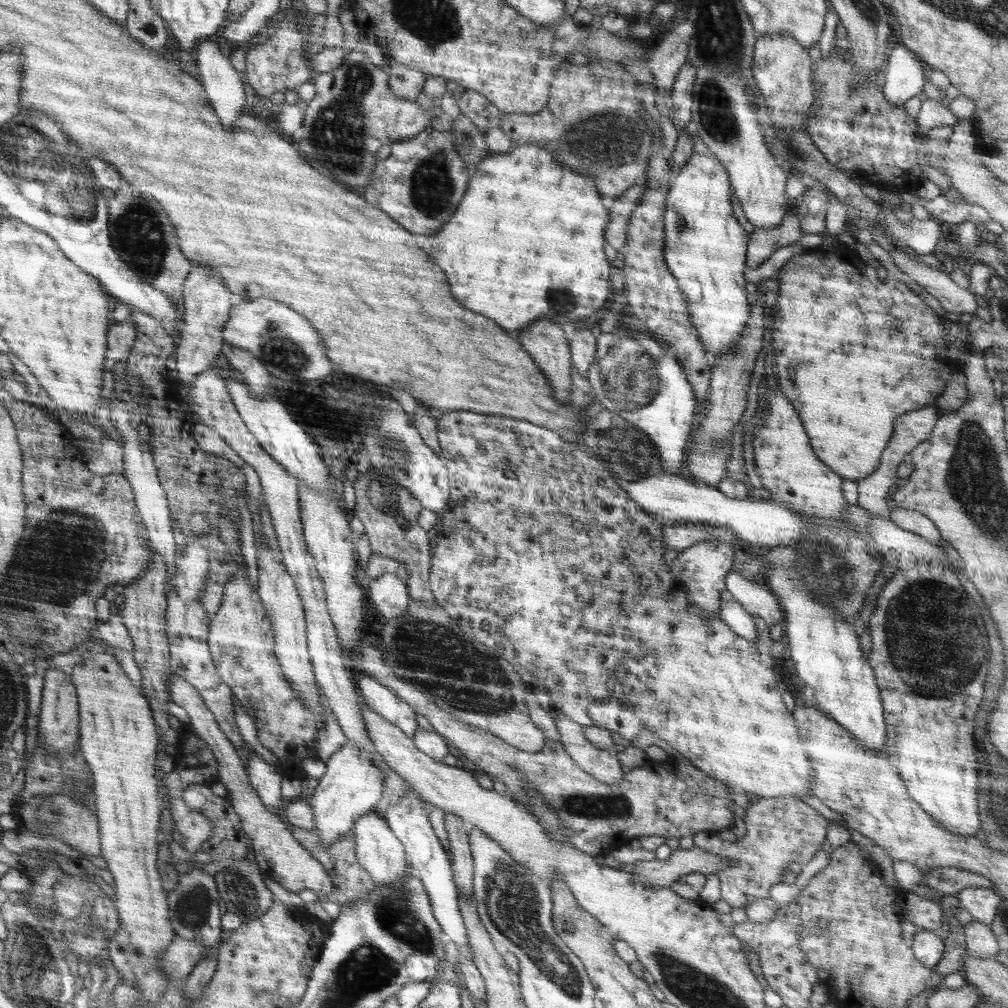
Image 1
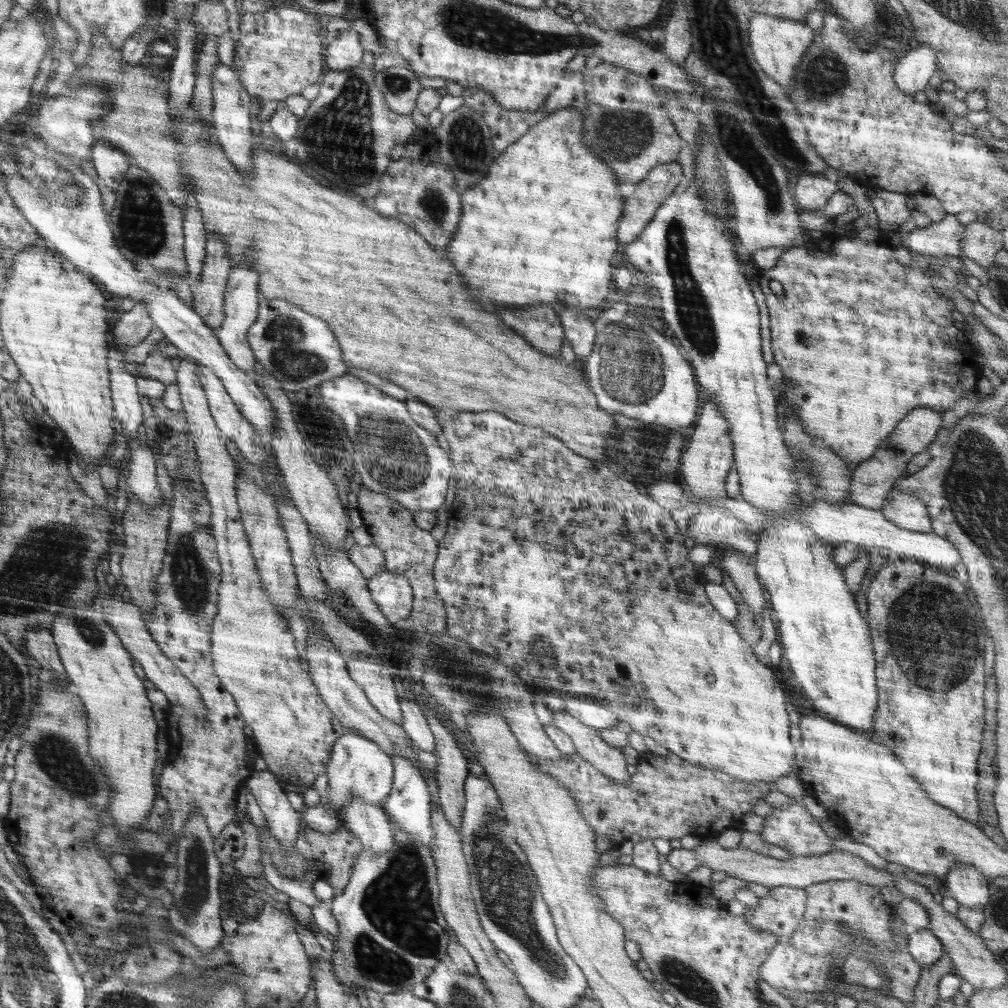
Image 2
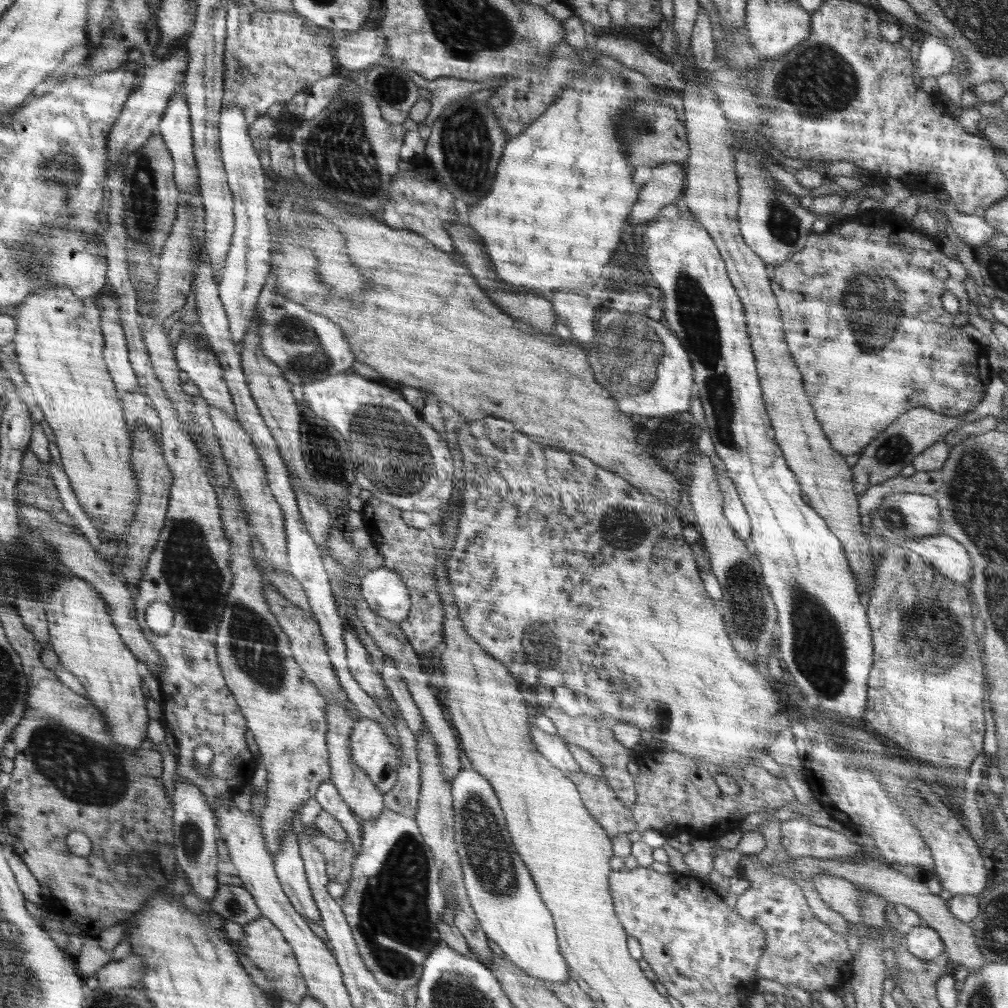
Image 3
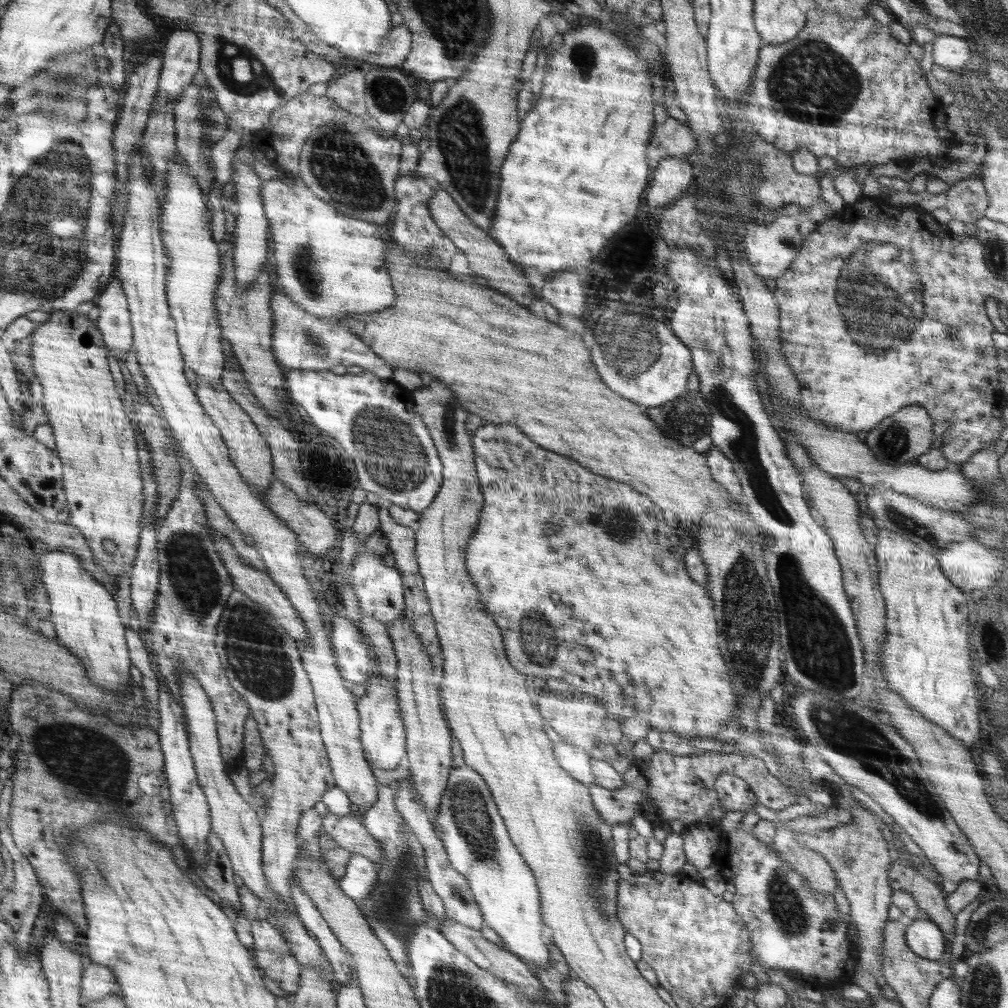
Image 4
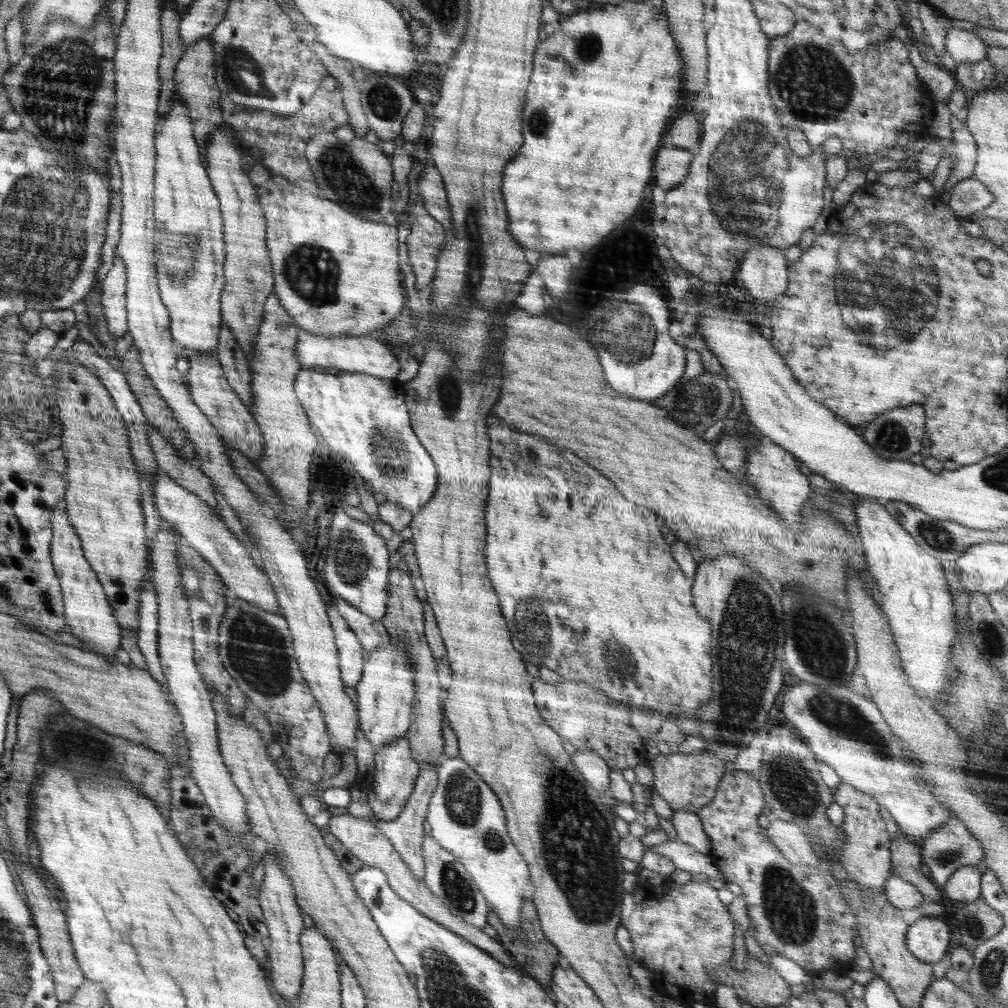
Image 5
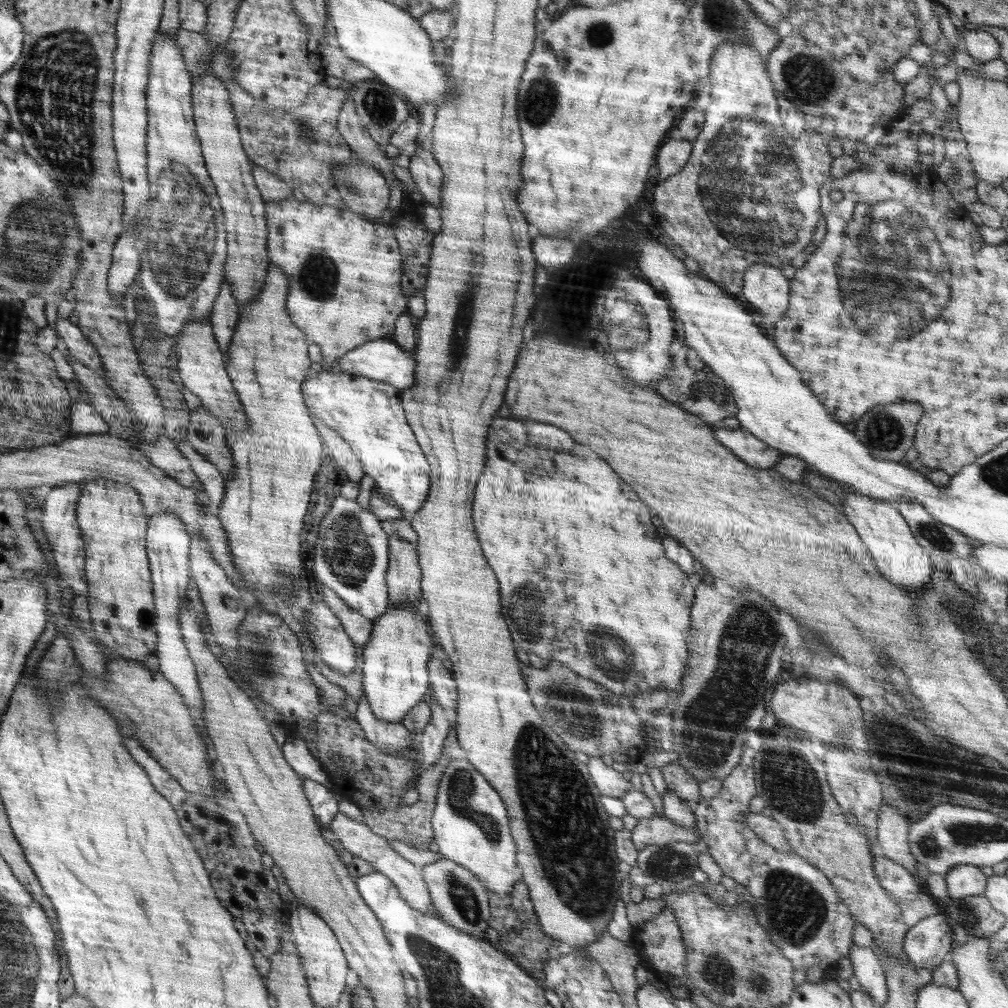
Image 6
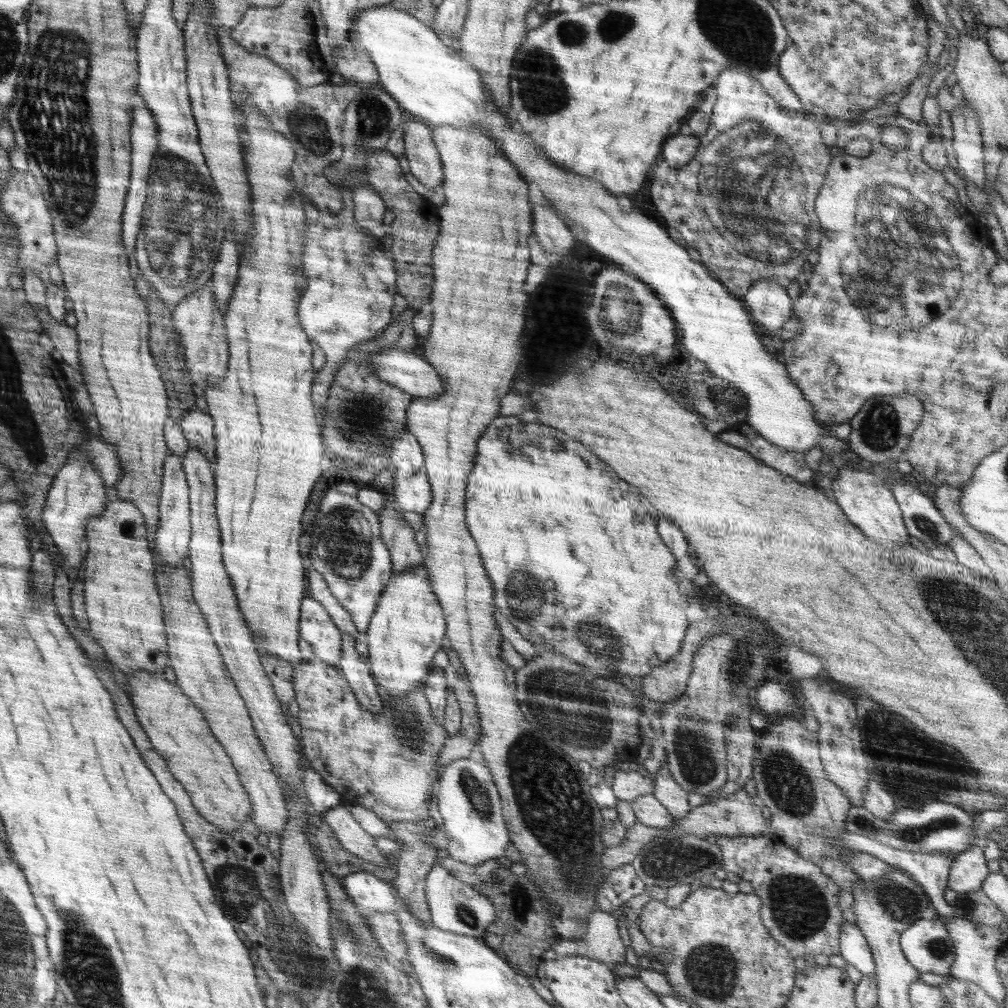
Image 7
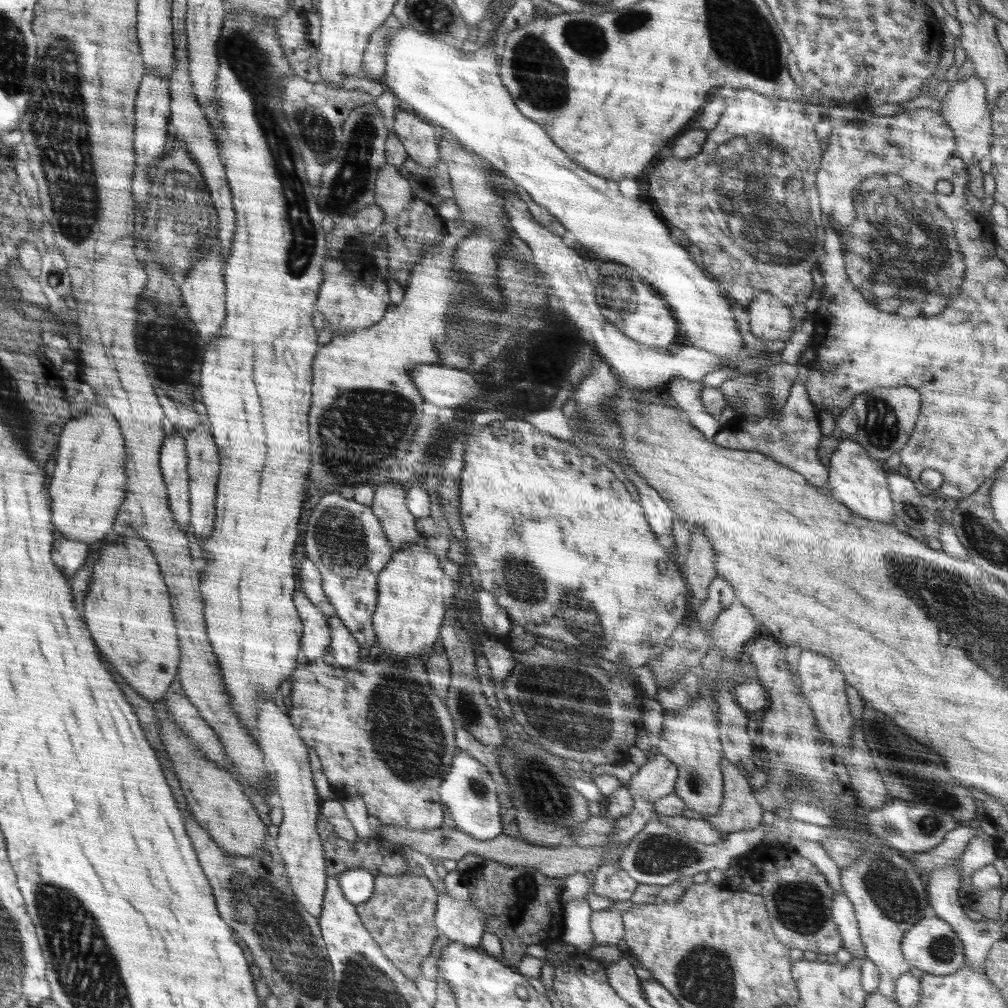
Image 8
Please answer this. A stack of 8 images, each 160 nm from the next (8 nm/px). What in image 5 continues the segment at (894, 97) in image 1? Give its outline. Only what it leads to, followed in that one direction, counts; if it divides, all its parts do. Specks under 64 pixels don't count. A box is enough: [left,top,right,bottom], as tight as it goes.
[945,28,987,64]

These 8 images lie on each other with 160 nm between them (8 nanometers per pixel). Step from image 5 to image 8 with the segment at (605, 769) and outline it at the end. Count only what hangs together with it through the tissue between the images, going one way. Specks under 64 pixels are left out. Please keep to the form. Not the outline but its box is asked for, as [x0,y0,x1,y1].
[625,753,677,803]

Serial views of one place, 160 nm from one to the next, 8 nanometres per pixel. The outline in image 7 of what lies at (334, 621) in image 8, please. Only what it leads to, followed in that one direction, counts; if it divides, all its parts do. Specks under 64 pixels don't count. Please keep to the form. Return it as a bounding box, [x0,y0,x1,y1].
[336,633,384,714]

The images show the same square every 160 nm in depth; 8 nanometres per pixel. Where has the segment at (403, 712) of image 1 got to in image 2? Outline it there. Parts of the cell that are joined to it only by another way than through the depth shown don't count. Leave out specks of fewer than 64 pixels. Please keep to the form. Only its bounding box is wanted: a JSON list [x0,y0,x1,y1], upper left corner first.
[346,657,404,725]

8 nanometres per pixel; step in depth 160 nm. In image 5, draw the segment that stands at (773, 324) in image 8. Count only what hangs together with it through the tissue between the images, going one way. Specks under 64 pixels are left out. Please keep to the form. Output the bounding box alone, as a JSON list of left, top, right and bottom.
[737,247,789,304]

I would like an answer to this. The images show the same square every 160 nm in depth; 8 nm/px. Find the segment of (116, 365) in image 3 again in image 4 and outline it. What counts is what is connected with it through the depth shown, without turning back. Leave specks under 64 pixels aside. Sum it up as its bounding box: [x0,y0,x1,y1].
[96,280,133,361]

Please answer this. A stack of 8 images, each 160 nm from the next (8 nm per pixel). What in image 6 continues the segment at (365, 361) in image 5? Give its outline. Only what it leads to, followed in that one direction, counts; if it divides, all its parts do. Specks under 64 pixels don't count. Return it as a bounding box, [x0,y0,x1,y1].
[339,339,416,390]

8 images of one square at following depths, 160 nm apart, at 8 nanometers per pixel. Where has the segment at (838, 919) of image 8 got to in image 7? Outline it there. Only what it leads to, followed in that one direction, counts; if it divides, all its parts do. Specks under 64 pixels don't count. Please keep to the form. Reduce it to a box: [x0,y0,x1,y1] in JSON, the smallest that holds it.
[839,920,875,978]

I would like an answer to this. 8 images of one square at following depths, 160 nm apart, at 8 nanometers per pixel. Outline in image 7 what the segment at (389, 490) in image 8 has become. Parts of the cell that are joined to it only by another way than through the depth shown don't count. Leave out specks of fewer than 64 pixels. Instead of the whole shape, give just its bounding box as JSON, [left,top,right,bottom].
[381,496,422,572]

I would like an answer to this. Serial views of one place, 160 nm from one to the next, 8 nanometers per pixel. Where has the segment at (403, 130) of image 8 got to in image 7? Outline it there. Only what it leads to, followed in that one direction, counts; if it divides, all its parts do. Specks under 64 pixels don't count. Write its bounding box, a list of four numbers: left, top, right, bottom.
[403,121,445,191]

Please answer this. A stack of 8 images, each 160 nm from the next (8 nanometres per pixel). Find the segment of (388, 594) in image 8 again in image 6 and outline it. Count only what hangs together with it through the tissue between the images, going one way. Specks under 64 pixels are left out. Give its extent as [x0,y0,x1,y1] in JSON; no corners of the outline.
[362,605,435,724]

